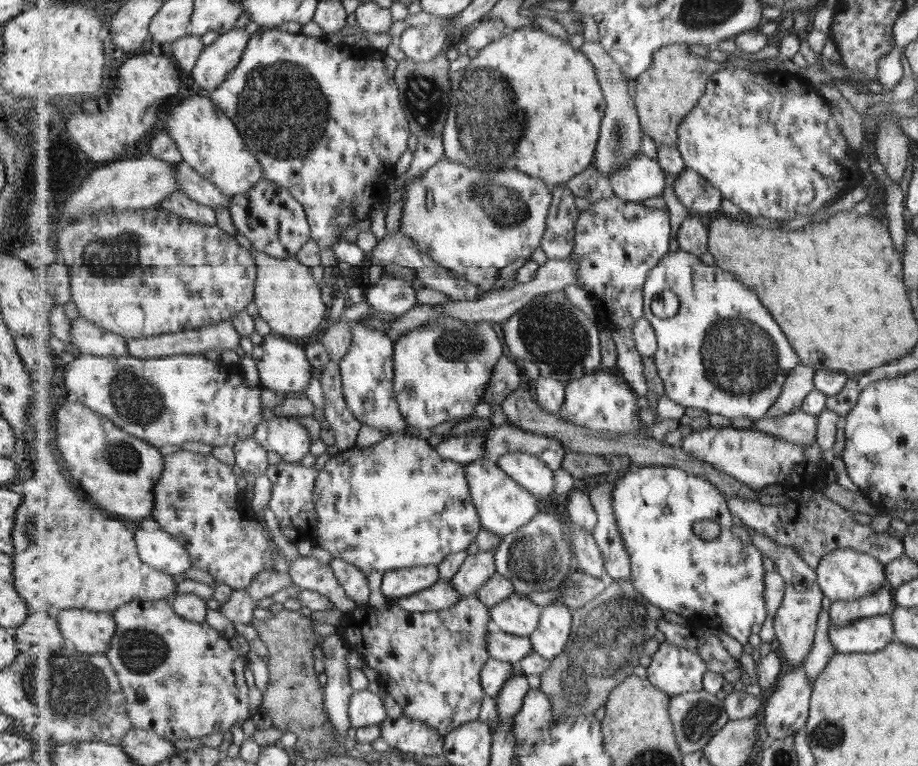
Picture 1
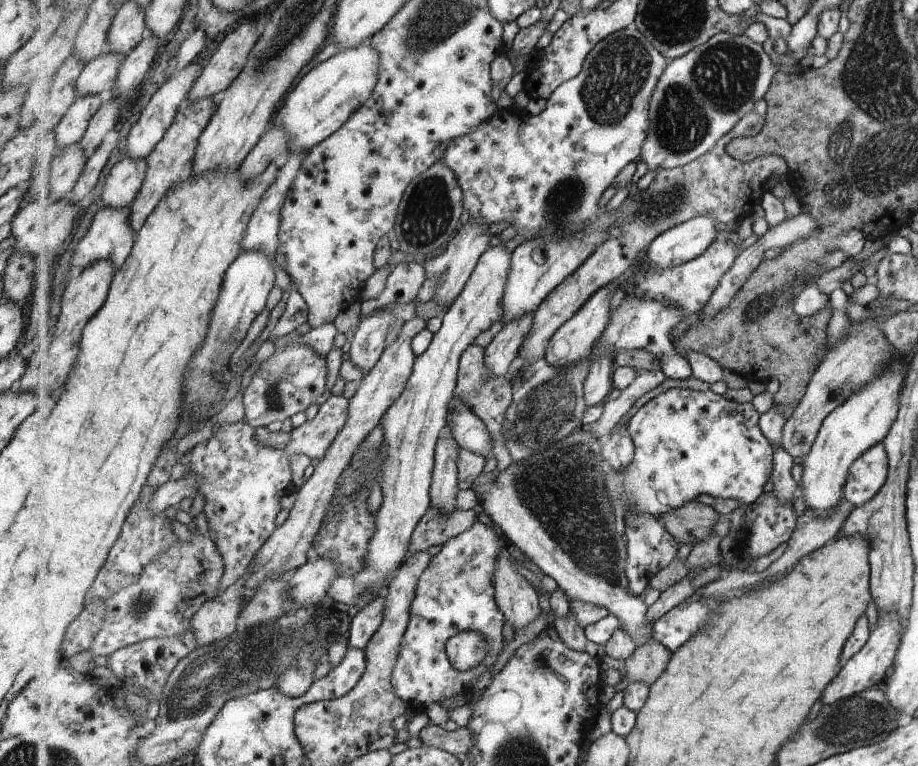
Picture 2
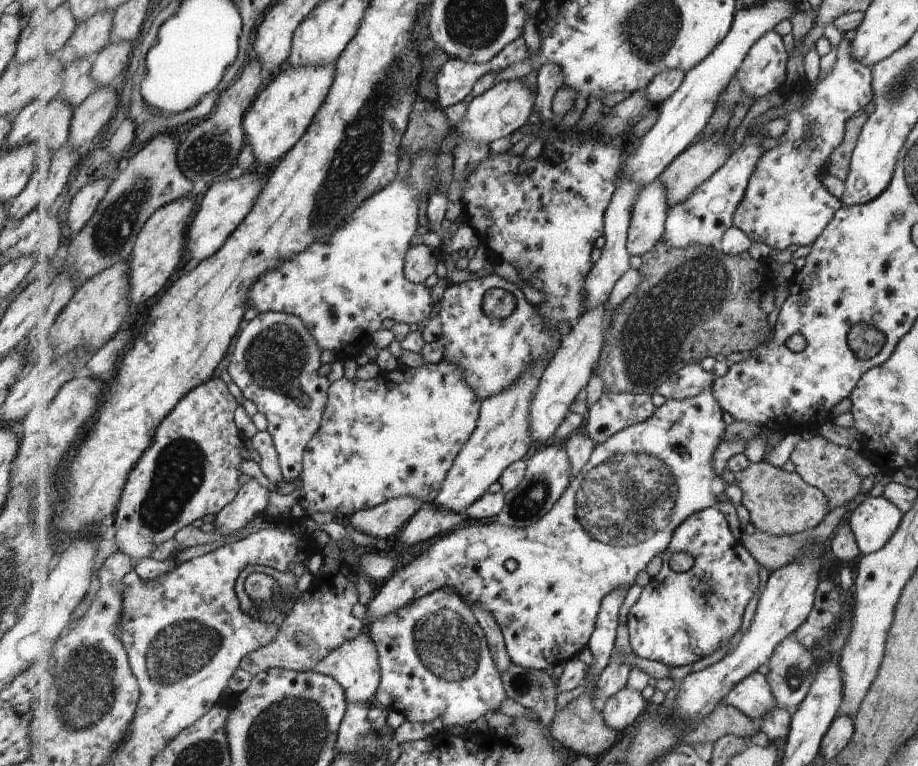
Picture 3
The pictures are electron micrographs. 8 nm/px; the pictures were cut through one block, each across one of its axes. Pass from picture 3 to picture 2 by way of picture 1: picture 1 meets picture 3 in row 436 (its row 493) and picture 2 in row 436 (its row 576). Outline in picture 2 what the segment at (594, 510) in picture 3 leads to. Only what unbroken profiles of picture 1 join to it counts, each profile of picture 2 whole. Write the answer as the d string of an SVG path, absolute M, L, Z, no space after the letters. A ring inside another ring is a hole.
M669 388L645 403L628 422L628 430L636 446L633 462L627 470L610 469L606 481L618 520L624 526L631 511L653 513L661 519L663 513L695 501L701 494L717 499L735 499L745 507L756 503L765 492L767 480L772 478L775 456L772 442L761 430L761 415L750 402L733 402L711 390Z

